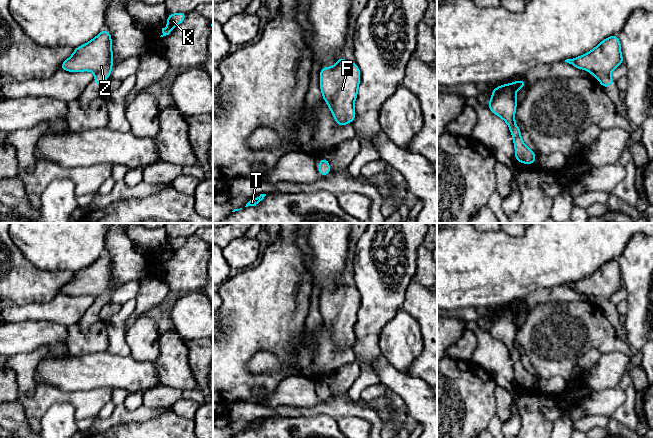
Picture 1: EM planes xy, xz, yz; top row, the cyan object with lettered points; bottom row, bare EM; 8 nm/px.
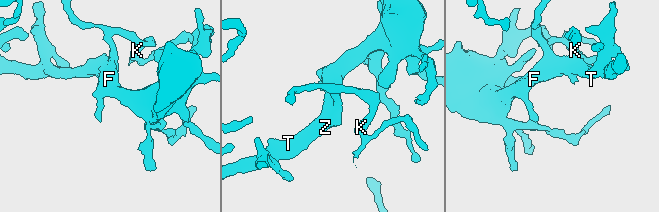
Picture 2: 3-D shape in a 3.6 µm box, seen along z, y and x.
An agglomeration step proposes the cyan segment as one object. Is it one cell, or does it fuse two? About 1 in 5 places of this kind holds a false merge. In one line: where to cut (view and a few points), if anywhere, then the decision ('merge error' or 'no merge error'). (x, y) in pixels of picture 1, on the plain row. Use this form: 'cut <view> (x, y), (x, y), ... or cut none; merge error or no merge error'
cut none; no merge error

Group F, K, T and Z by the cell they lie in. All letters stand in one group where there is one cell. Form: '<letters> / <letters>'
F K T Z

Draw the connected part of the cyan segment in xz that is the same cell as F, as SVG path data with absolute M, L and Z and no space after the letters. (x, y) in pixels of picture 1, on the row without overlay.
M340 281L333 291L320 293L320 314L337 349L344 350L354 345L359 308L360 293L356 286Z

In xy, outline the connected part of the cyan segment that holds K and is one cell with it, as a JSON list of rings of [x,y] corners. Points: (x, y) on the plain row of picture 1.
[[[178,236],[175,238],[169,238],[167,241],[167,248],[166,252],[162,252],[162,259],[160,261],[169,259],[173,252],[179,248],[181,248],[186,243],[186,237]]]

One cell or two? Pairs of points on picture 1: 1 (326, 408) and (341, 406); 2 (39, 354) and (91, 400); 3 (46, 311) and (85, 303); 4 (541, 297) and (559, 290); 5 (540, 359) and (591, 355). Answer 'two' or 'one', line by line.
1: one
2: two
3: one
4: one
5: two

